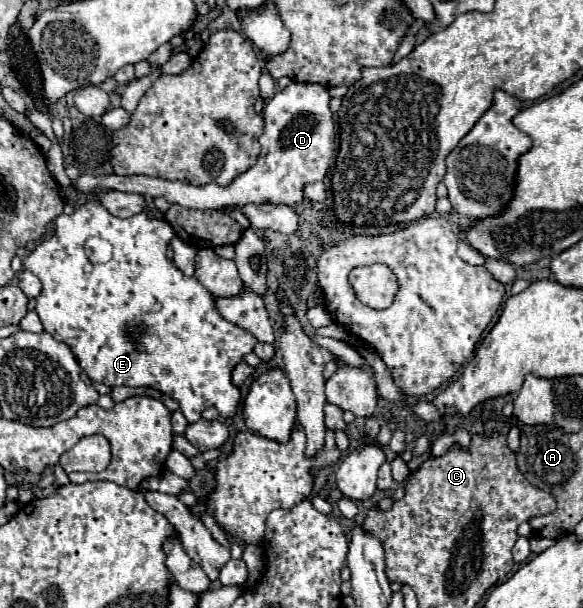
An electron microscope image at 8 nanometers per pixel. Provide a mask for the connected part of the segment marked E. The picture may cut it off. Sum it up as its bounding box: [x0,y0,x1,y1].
[24,201,256,423]

